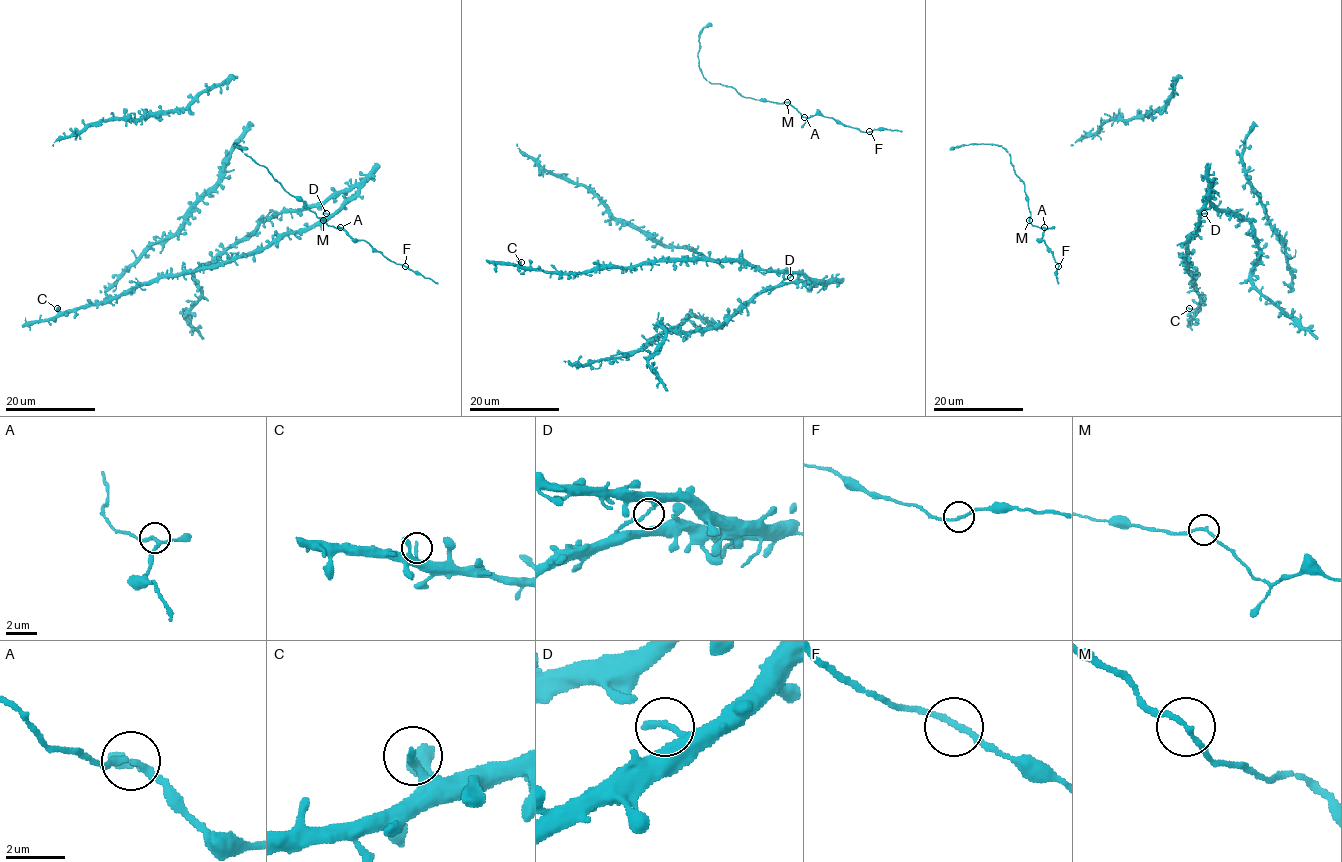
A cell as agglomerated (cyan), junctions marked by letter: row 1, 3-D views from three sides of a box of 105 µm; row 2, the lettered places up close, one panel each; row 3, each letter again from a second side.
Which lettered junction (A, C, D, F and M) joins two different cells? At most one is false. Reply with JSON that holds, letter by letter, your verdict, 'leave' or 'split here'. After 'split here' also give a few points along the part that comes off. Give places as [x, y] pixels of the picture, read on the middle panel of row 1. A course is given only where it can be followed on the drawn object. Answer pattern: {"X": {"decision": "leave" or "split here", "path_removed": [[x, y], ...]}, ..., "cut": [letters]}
{"A": {"decision": "leave"}, "C": {"decision": "leave"}, "D": {"decision": "leave"}, "F": {"decision": "leave"}, "M": {"decision": "leave"}, "cut": []}

